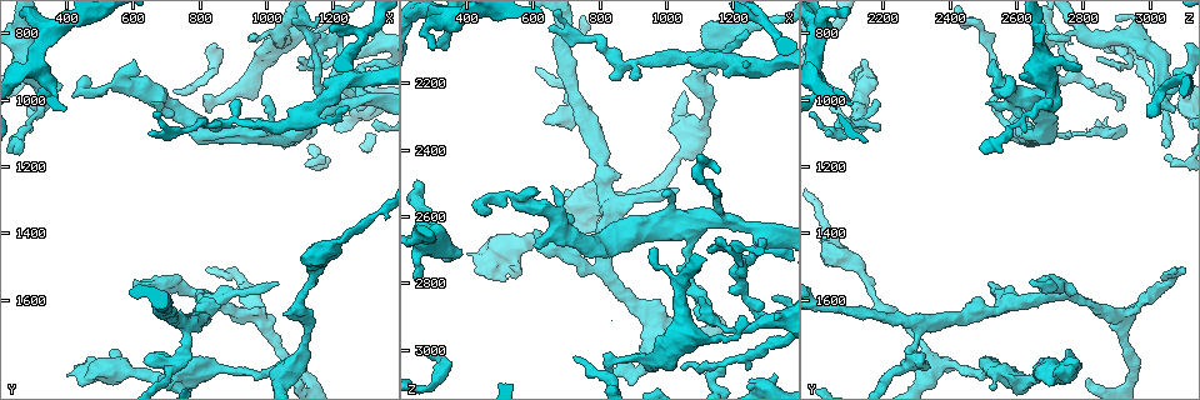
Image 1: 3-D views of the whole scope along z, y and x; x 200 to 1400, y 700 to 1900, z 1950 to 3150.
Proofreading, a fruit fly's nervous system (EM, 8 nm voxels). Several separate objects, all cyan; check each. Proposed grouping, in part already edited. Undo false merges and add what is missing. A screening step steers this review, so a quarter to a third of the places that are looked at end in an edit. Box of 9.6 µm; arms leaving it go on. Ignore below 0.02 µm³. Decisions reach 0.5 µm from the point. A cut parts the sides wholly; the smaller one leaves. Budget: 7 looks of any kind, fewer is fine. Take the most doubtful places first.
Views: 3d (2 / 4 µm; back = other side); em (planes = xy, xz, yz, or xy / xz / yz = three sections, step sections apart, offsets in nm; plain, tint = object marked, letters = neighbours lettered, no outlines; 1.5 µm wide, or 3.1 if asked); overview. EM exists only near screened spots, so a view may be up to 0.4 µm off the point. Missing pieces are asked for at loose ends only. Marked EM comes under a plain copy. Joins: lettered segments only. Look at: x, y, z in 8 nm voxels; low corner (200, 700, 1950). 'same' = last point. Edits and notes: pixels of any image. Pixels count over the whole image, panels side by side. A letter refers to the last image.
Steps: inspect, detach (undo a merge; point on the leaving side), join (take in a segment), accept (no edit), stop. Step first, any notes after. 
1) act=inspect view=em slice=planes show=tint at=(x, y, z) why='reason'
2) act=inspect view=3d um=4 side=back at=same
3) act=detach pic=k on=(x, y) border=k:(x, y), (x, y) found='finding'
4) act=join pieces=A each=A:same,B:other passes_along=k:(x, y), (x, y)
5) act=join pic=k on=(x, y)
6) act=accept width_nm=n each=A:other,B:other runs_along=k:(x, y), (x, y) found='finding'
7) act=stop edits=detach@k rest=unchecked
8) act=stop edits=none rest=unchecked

act=inspect view=em slice=xz step=4 show=tint at=(1250, 870, 2140) why='branch stops here'

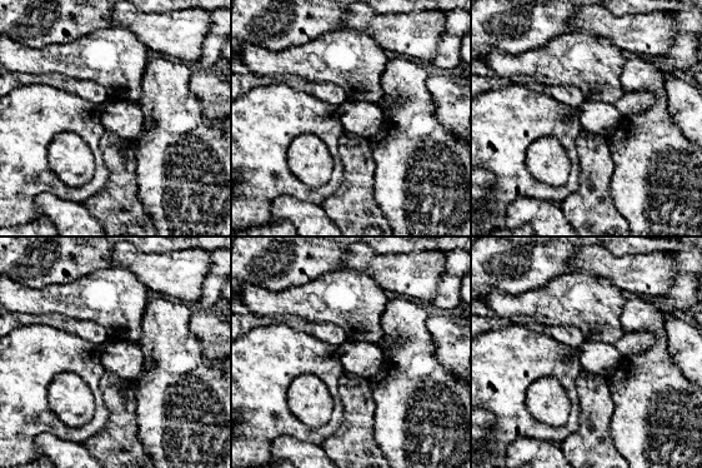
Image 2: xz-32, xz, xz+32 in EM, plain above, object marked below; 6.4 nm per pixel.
act=inspect view=em slice=xy step=4 show=tint at=same why='another direction'

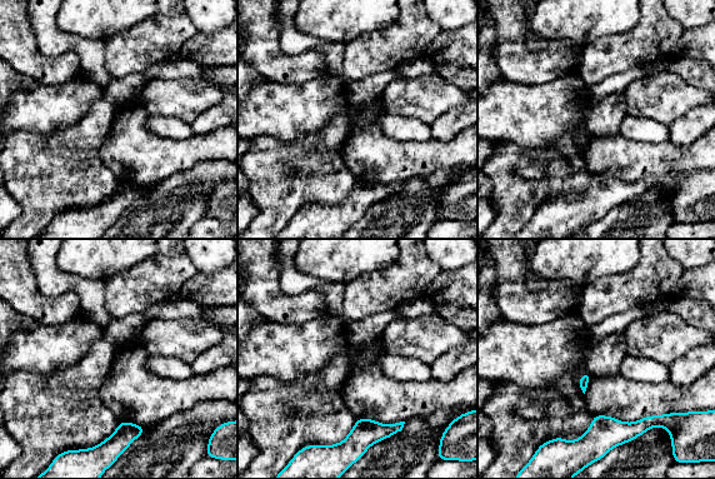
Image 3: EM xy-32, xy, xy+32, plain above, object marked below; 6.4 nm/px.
act=inspect view=em slice=xy step=4 show=letters at=same why='what lies round it'

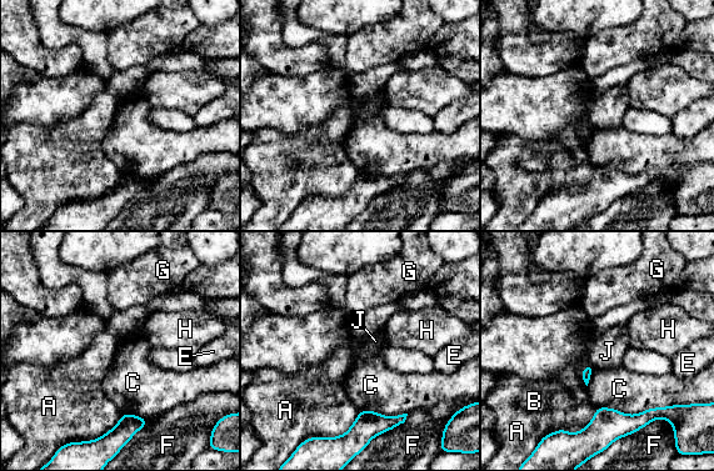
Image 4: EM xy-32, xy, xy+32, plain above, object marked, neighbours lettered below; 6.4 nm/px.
act=accept each=A:other,B:other,C:other,E:other,F:other,G:other,H:other,J:other border=4:(589, 362), (594, 366) found='no lettered segment goes on from it'

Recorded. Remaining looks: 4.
act=inspect view=3d um=4 at=(1050, 1120, 3050) why='long arm stops here'

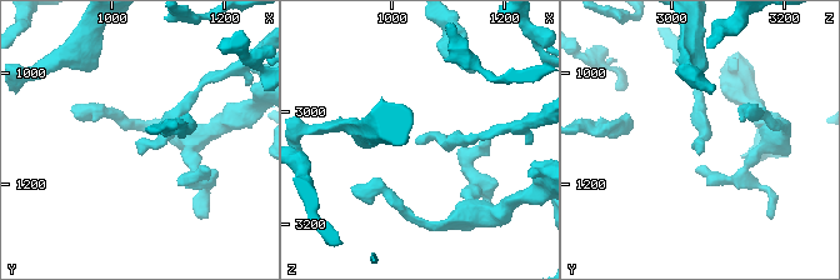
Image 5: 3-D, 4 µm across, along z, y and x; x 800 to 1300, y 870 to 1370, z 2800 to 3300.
act=inspect view=em slice=planes show=letters at=(1050, 1125, 3060)

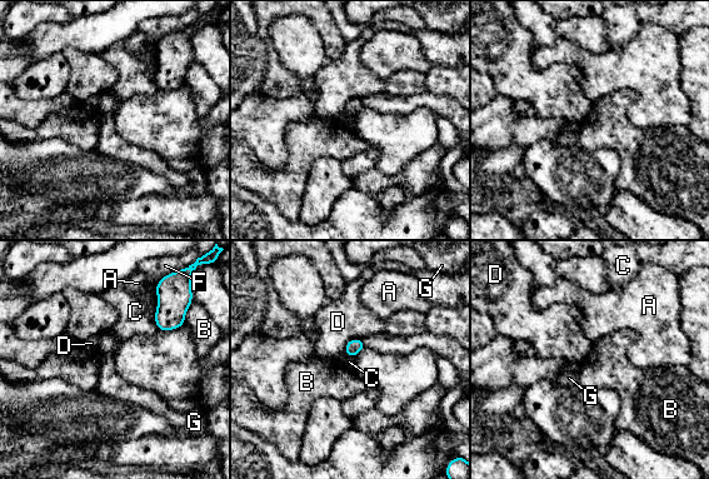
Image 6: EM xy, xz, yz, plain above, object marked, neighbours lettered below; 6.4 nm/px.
act=accept each=A:other,B:other,C:other,D:other,F:other,G:other border=6:(155, 308), (154, 322), (159, 329) found='none of them fits'

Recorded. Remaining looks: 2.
act=inspect view=em slice=planes show=letters at=(650, 1100, 2040) why='tapers out'

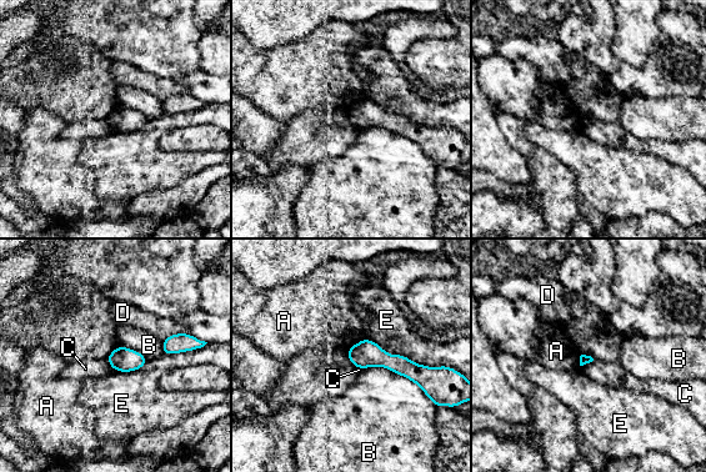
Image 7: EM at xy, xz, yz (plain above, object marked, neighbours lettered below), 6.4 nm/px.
act=accept each=A:other,B:other,C:other,D:other,E:other runs_along=7:(350, 351), (425, 372) found='no lettered segment goes on from it'

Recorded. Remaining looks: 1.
act=stop edits=none rest=unchecked

